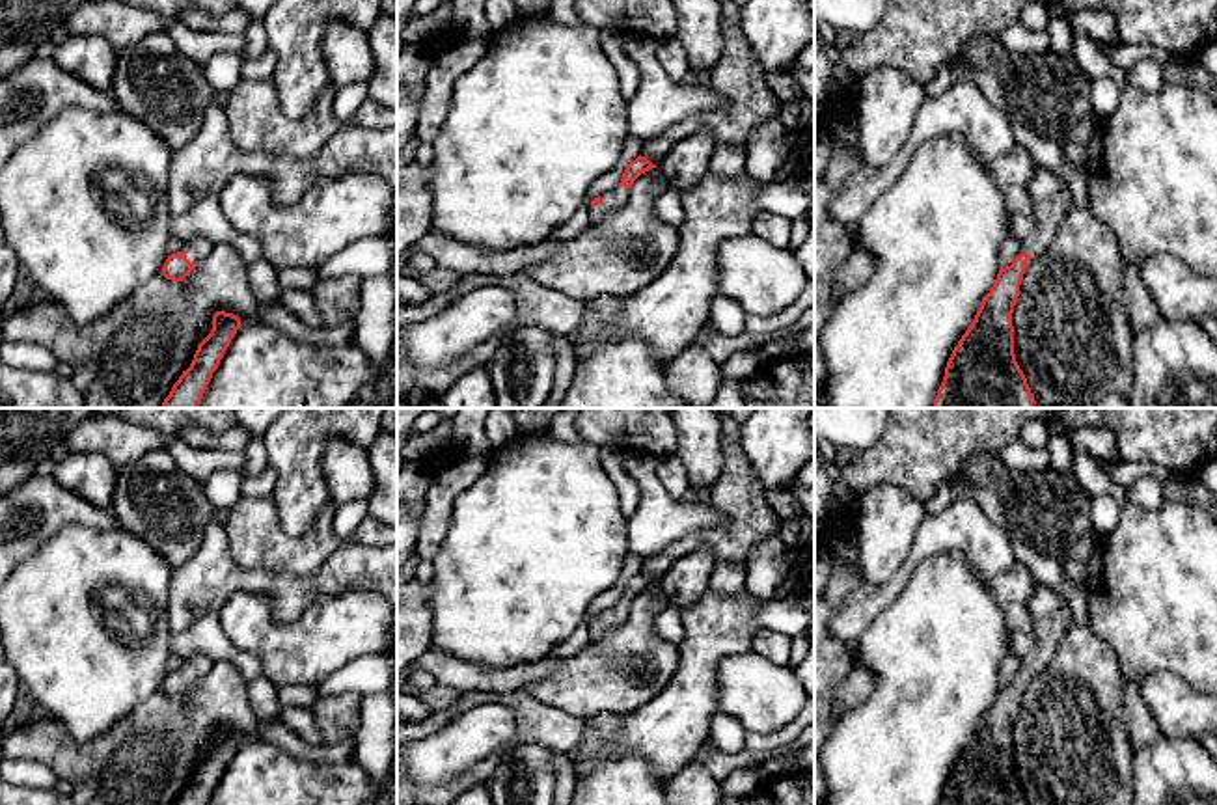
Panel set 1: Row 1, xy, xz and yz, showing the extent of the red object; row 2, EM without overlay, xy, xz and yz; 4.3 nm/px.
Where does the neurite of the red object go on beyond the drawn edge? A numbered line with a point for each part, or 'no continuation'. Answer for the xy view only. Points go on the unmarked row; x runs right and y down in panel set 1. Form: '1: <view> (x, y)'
1: xy (198, 666)

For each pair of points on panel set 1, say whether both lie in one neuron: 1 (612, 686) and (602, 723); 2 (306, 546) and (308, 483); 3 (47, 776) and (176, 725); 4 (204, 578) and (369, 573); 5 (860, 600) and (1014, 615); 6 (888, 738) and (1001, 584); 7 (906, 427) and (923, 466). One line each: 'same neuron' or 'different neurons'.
1: different neurons
2: different neurons
3: different neurons
4: same neuron
5: different neurons
6: different neurons
7: same neuron

